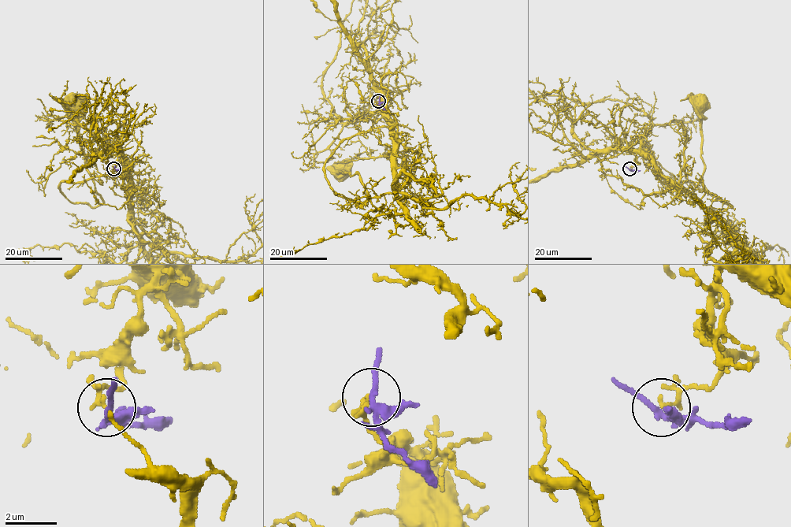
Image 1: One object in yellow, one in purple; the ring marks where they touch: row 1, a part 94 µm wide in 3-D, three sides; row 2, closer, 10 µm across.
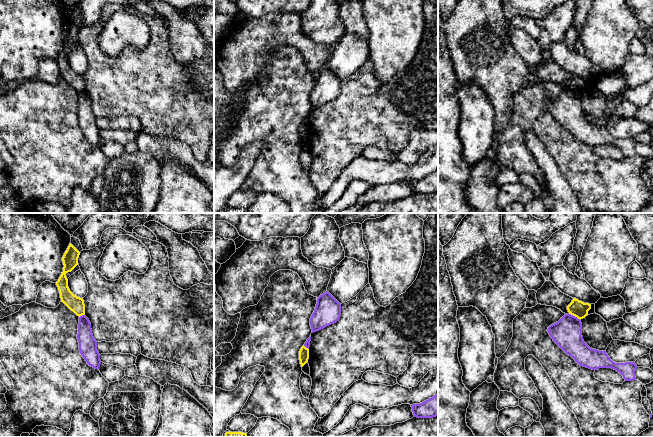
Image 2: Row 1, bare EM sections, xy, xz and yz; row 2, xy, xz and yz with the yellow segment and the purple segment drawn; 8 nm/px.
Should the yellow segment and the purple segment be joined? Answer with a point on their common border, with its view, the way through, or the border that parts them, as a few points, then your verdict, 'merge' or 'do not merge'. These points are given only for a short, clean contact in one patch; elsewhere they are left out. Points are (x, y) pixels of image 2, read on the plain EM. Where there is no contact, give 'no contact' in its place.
yz (575, 92) | along yz (569, 89), (580, 96) | do not merge

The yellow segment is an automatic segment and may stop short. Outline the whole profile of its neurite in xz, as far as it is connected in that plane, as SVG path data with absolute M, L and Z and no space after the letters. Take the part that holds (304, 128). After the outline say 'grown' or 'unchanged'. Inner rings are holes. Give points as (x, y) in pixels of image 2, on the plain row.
M303 121L299 127L299 136L301 143L303 143L308 138L308 135L309 135L309 125Z | unchanged

